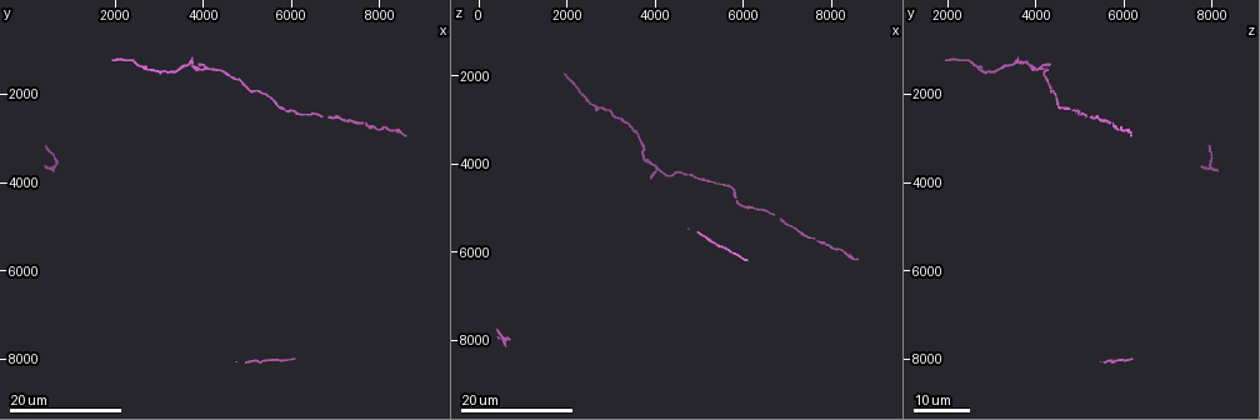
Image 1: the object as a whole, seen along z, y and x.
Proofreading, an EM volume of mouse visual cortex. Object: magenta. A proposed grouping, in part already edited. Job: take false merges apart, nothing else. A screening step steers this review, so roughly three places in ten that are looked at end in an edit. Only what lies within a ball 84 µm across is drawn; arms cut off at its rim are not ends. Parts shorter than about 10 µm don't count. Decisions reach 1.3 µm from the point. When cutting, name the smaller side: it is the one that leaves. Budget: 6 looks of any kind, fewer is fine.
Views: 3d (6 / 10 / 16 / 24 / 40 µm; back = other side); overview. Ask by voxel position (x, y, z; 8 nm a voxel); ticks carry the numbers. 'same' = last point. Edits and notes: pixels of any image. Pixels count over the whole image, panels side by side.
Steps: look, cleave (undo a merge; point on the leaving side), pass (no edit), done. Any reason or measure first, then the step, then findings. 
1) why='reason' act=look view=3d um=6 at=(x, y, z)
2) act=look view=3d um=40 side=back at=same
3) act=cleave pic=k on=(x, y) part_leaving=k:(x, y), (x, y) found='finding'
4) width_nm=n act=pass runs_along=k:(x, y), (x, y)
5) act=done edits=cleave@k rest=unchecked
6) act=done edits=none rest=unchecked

why='thick turns thin' act=look view=3d um=16 at=(5750, 2300, 4550)

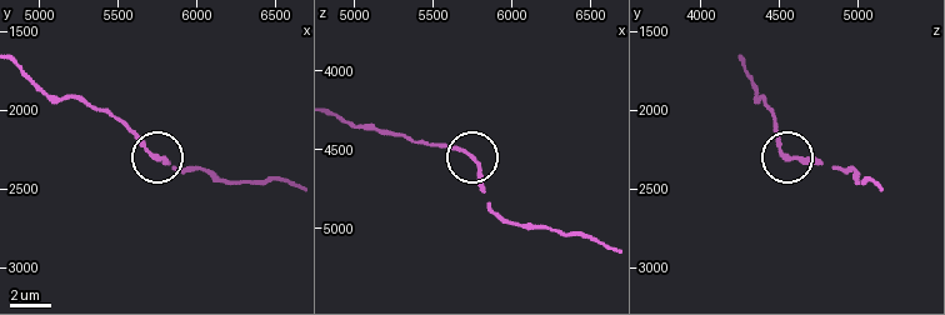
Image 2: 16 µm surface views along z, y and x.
why='closer look' act=look view=3d um=10 at=(5740, 2300, 4540)

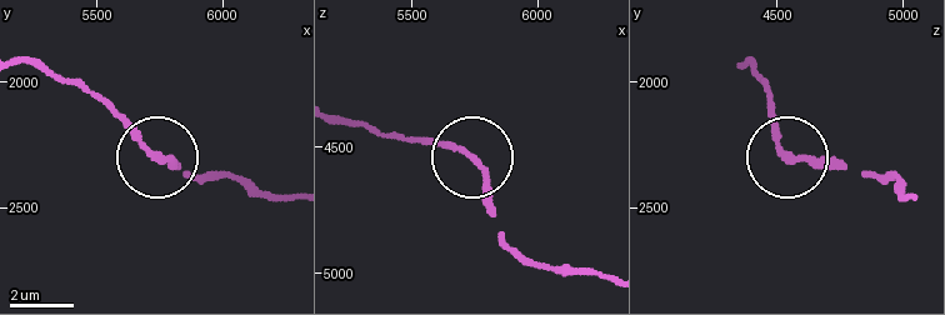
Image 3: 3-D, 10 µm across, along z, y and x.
width_nm=170 act=pass runs_along=3:(253, 195), (150, 149), (80, 80) found='one neuron here'

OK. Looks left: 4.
why='a fork' act=look view=3d um=16 at=(4000, 1400, 4150)

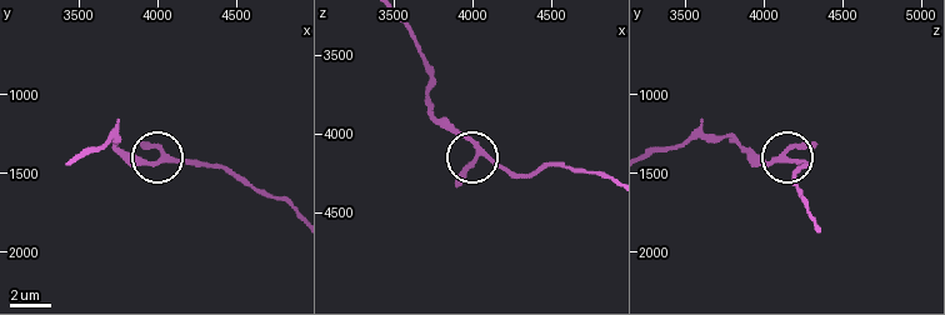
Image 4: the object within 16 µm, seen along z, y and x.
why='closer look' act=look view=3d um=10 at=(4020, 1360, 4160)

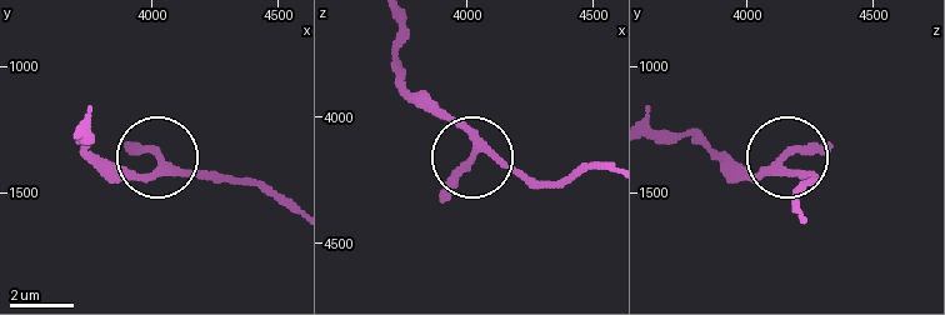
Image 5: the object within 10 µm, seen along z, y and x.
act=pass runs_along=5:(293, 211), (261, 190), (220, 185), (164, 160), (119, 183) found='all the same neuron'

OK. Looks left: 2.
why='a narrow waist' act=look view=3d um=24 at=(3200, 1500, 3000)

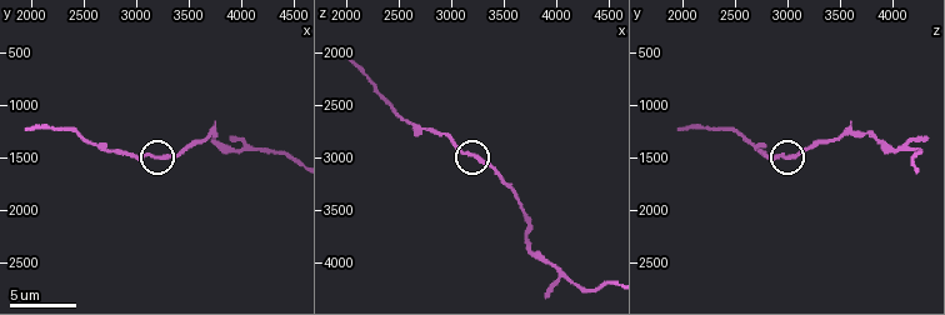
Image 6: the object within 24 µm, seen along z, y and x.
why='closer look' act=look view=3d um=10 at=(3180, 1500, 2960)

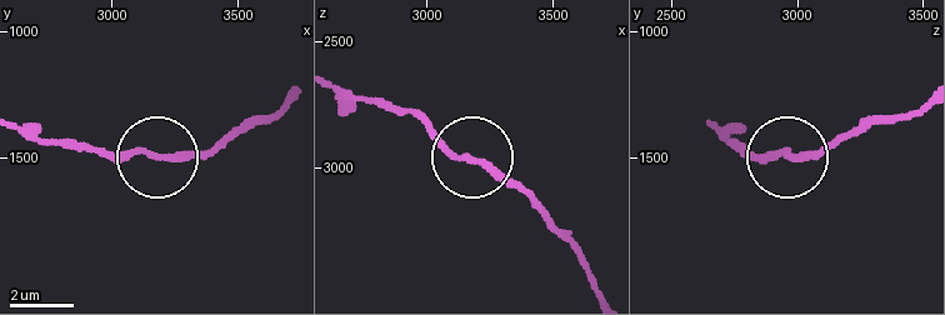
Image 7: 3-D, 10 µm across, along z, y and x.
width_nm=180 act=pass runs_along=7:(924, 104), (859, 120), (789, 158), (733, 149) found='one neuron here'

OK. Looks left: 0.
act=done edits=none rest=unchecked

